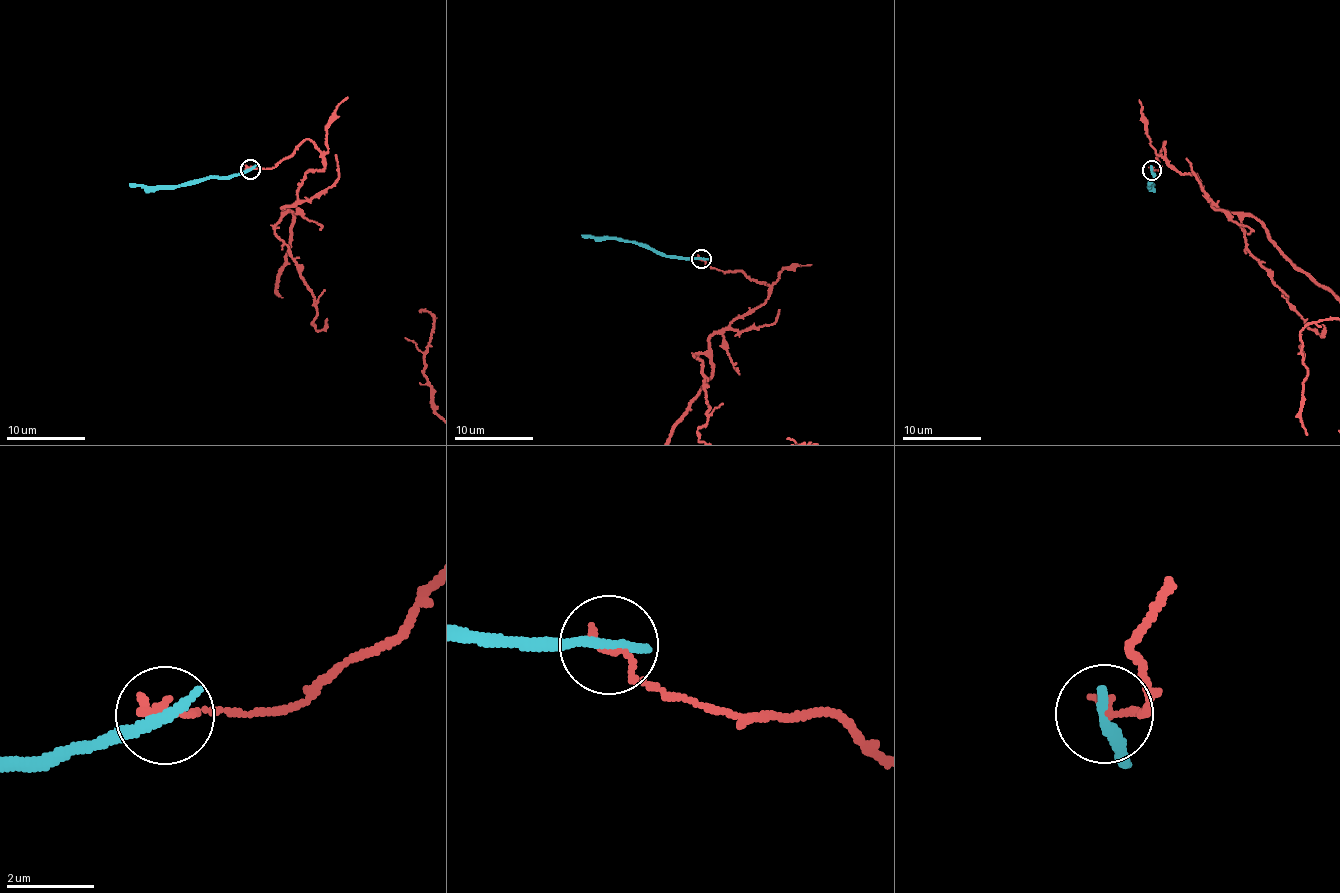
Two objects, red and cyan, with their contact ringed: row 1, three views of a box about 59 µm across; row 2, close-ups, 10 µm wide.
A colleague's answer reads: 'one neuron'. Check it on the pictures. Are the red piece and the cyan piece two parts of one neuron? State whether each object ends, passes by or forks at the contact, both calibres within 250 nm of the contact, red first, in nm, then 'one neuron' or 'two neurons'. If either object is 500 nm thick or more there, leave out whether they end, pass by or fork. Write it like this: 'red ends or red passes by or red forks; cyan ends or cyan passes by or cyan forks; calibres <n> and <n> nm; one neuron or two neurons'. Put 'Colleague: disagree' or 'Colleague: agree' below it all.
red ends; cyan ends; calibres 220 and 280 nm; two neurons
Colleague: disagree

